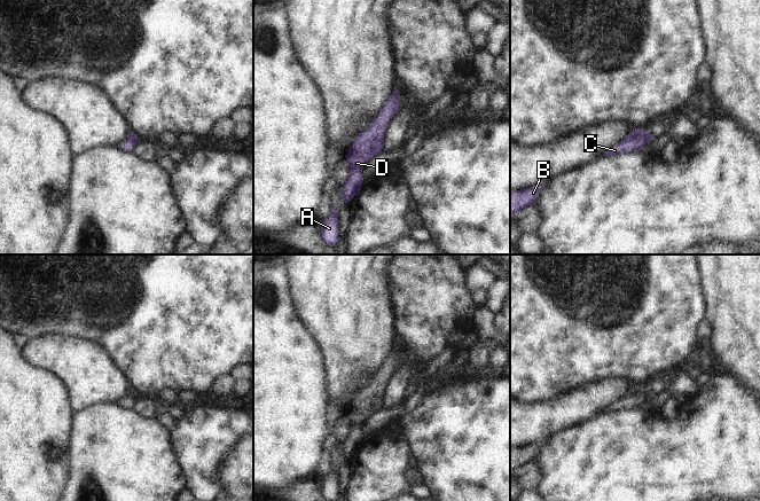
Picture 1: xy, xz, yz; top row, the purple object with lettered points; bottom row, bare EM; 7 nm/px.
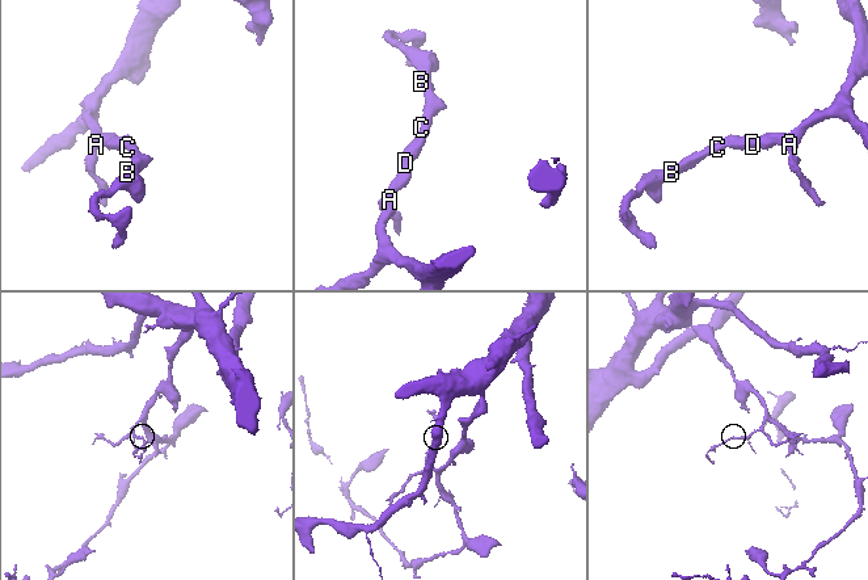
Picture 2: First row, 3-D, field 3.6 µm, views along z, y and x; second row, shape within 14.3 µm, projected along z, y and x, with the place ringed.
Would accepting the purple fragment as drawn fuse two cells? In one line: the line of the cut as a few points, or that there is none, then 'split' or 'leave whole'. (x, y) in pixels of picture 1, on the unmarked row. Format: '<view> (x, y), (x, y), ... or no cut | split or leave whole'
no cut | leave whole

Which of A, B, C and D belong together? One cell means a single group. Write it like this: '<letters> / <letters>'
A B C D

